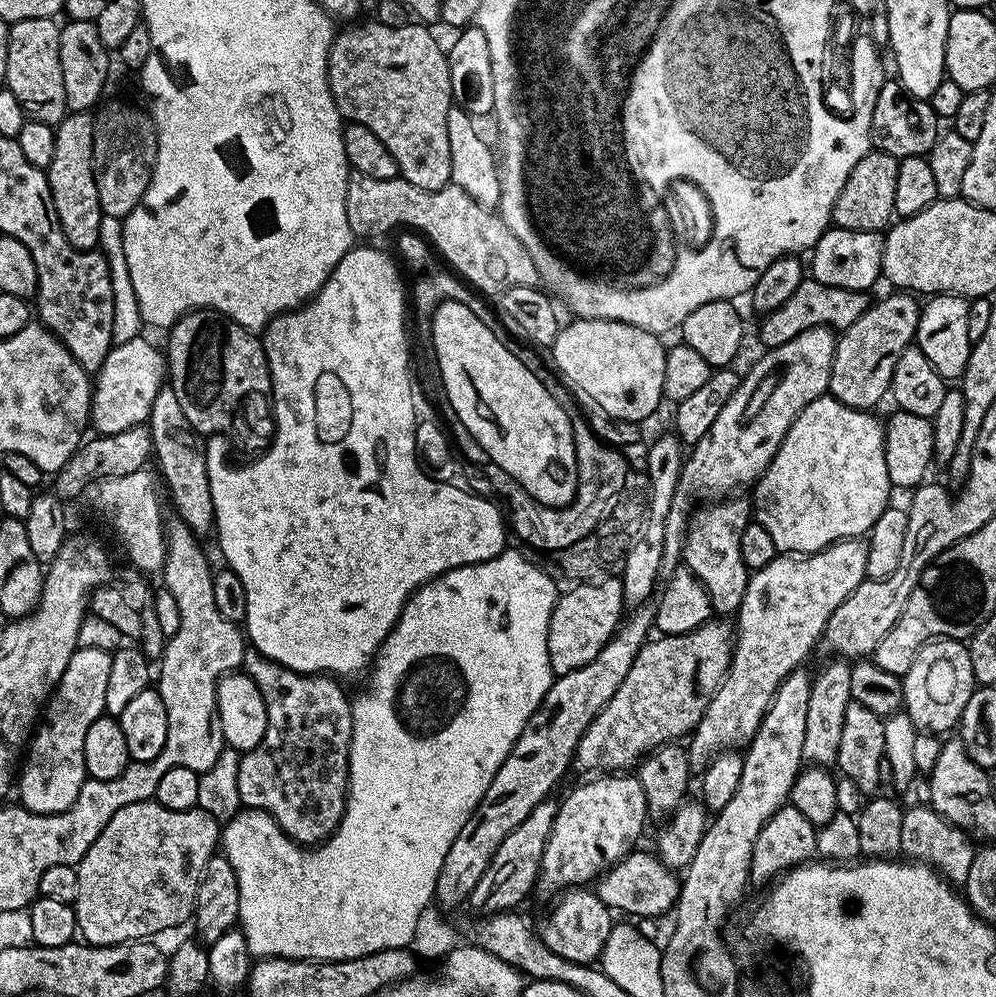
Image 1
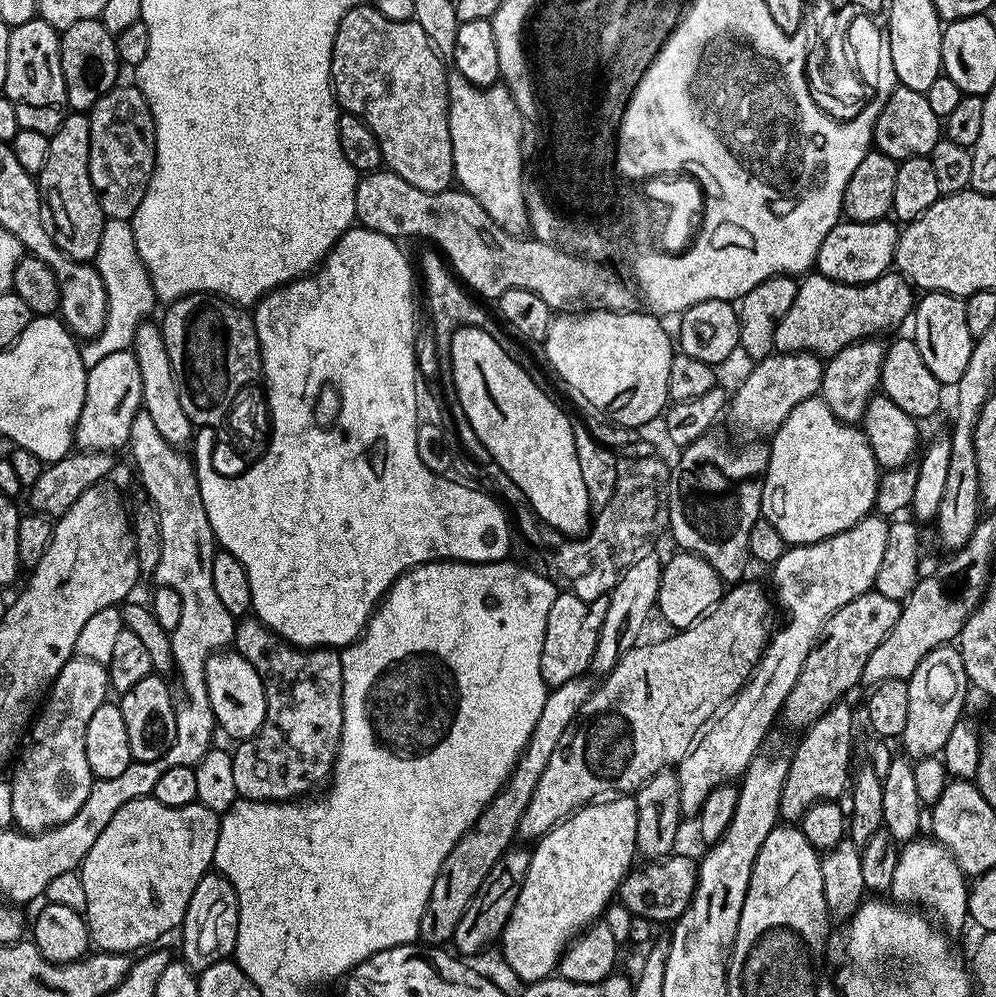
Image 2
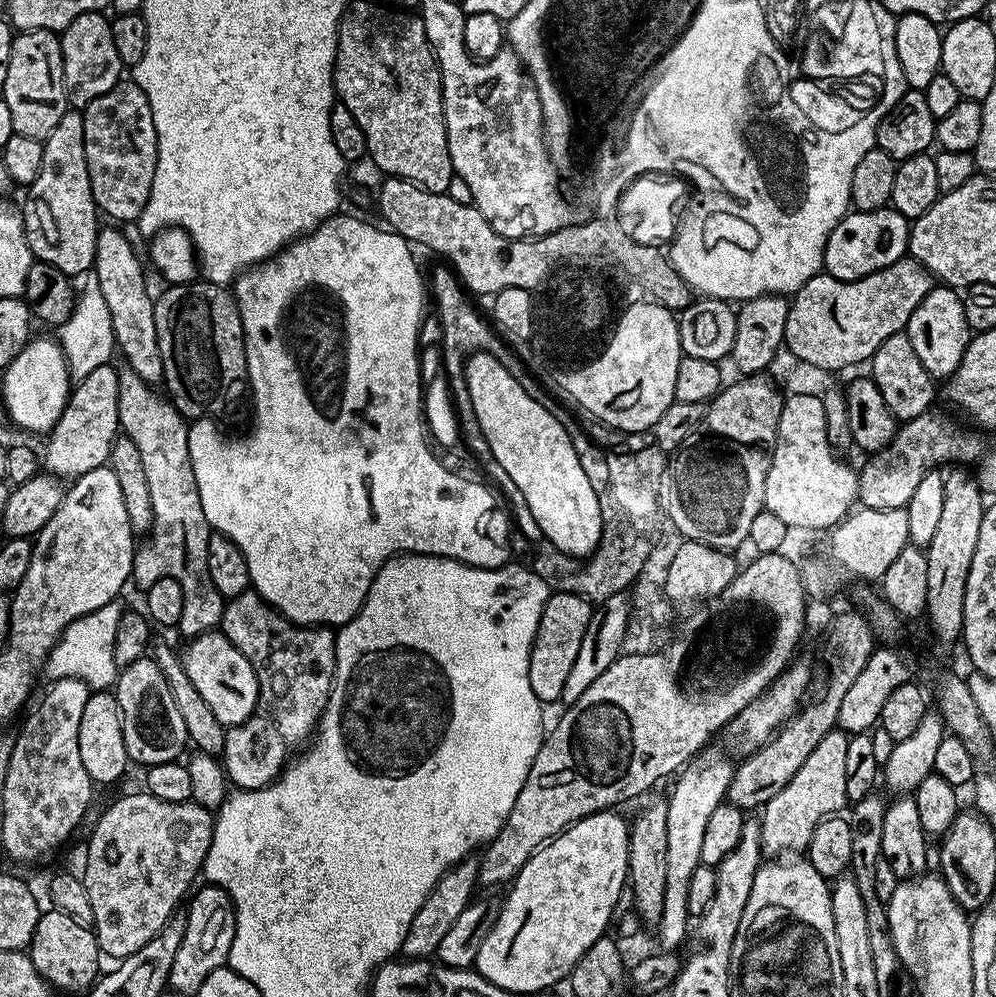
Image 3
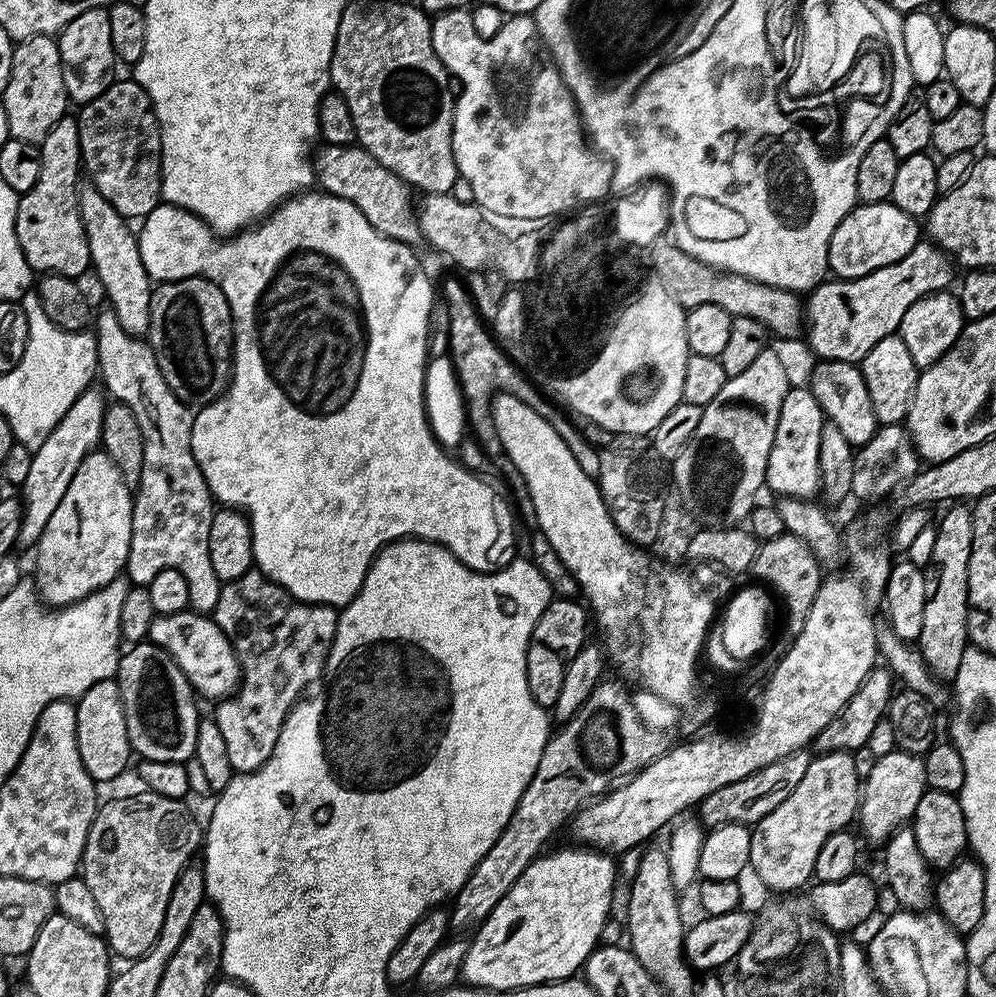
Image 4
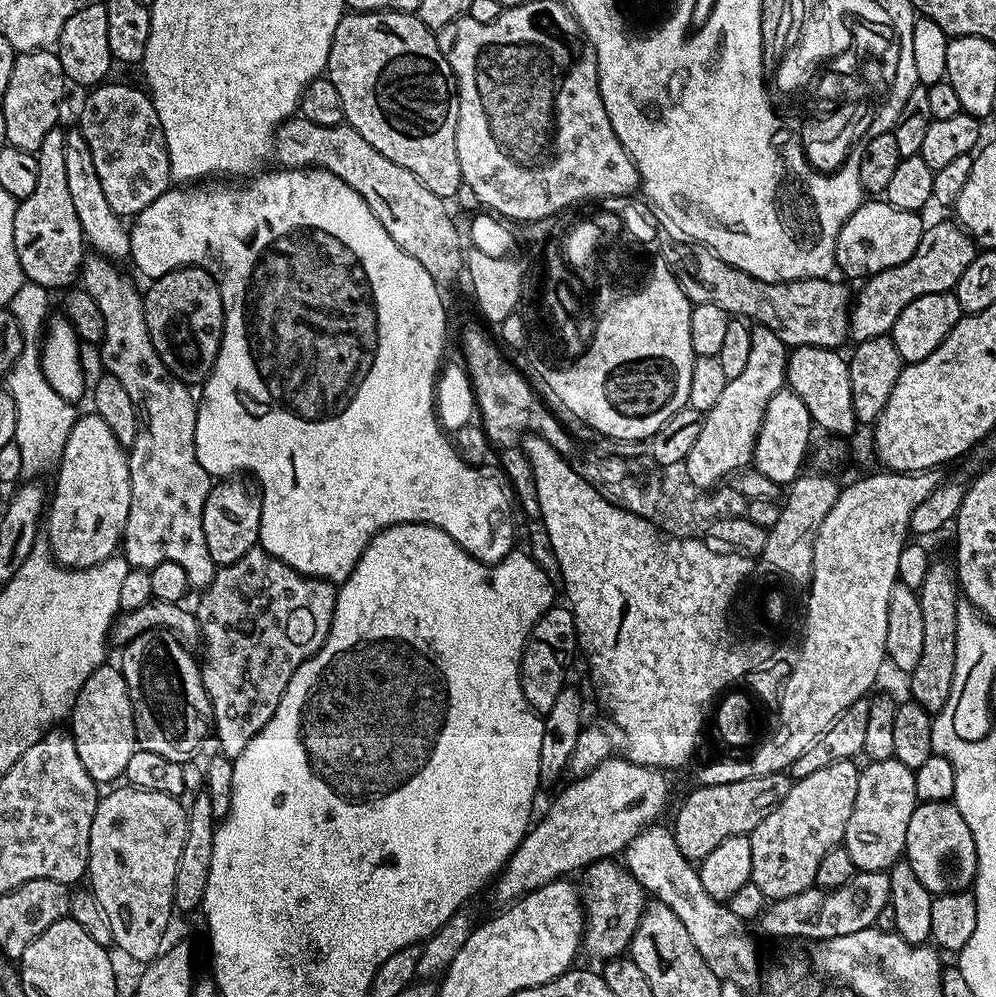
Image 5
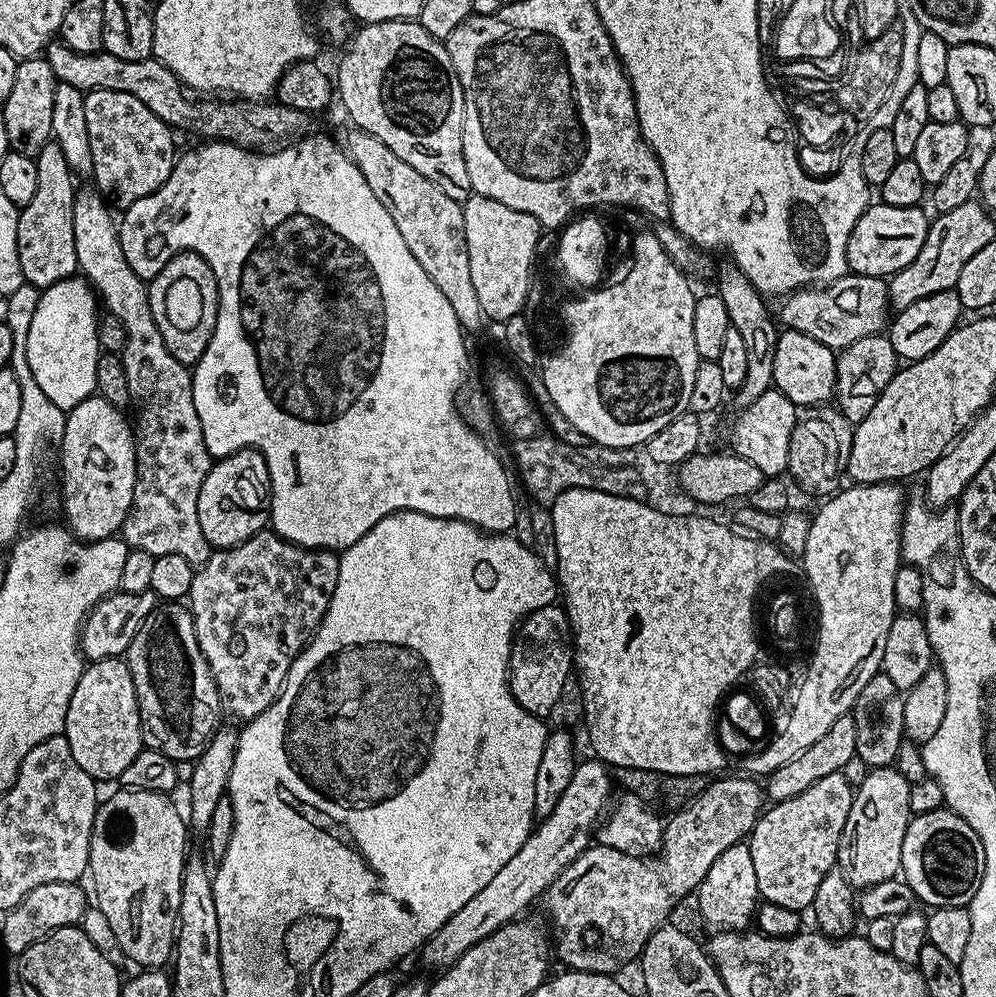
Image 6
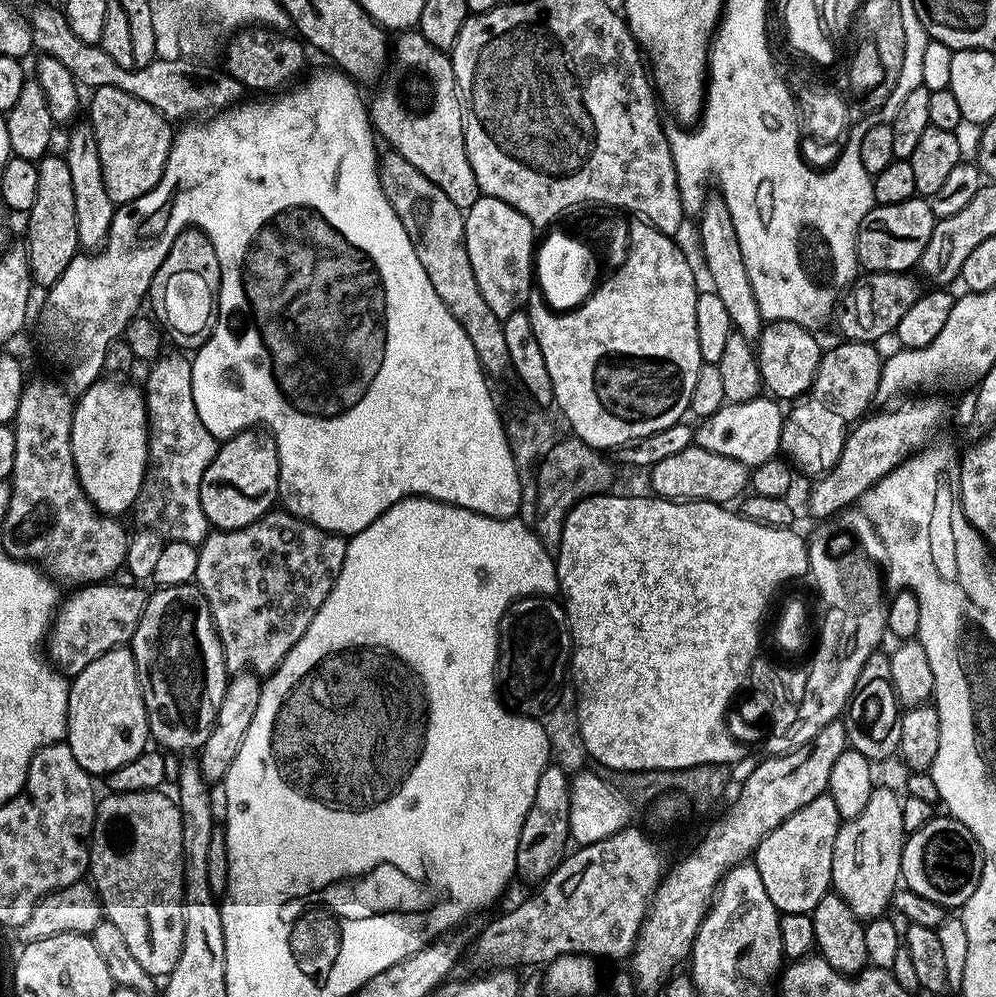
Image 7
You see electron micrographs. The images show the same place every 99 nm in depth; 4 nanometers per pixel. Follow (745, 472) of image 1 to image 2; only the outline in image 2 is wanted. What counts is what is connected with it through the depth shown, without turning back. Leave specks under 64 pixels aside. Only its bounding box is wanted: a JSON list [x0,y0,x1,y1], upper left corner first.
[726,352,824,442]

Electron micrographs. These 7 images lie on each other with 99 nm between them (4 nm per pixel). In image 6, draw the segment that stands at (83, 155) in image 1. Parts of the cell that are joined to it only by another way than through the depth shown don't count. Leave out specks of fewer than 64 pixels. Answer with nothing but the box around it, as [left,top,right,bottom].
[17,142,78,290]

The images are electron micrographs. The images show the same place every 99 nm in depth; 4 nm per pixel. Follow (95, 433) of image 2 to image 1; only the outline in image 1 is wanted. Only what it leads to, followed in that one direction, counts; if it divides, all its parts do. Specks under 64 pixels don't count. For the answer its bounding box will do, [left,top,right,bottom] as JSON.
[90,335,165,436]

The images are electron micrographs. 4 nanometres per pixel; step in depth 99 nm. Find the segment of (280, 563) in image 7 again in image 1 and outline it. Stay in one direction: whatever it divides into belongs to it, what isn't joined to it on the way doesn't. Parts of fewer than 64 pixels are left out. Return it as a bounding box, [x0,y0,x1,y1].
[238,650,352,846]

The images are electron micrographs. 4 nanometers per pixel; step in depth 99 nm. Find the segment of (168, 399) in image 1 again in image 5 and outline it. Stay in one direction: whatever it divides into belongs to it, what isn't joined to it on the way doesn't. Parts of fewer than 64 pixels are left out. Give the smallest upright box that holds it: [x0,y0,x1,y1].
[63,128,132,262]

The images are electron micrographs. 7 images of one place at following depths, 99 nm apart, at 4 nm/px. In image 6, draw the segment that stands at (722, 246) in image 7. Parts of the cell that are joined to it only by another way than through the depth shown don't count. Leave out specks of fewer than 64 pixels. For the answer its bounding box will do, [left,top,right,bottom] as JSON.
[718,262,778,406]

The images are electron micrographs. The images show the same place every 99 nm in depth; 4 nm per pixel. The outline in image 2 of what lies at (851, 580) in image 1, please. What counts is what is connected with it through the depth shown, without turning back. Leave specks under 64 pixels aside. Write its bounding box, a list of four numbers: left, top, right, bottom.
[675,514,888,817]

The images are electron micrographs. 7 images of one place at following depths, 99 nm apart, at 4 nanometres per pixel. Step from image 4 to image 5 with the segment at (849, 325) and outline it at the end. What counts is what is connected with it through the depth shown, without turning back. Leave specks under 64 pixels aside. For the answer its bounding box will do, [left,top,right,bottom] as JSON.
[850,223,978,341]

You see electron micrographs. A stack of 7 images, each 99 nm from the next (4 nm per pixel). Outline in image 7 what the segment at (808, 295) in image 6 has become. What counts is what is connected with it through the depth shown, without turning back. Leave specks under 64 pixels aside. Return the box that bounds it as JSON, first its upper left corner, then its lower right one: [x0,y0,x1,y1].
[839,272,922,342]

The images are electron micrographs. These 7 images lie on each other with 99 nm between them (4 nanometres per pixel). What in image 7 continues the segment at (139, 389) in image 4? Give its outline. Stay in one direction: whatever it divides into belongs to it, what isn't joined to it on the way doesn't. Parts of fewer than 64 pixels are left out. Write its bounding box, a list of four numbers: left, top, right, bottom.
[62,118,218,546]

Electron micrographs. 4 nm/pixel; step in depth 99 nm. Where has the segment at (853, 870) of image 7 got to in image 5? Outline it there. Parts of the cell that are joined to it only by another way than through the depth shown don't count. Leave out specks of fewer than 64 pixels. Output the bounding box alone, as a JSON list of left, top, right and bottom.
[842,759,918,872]

